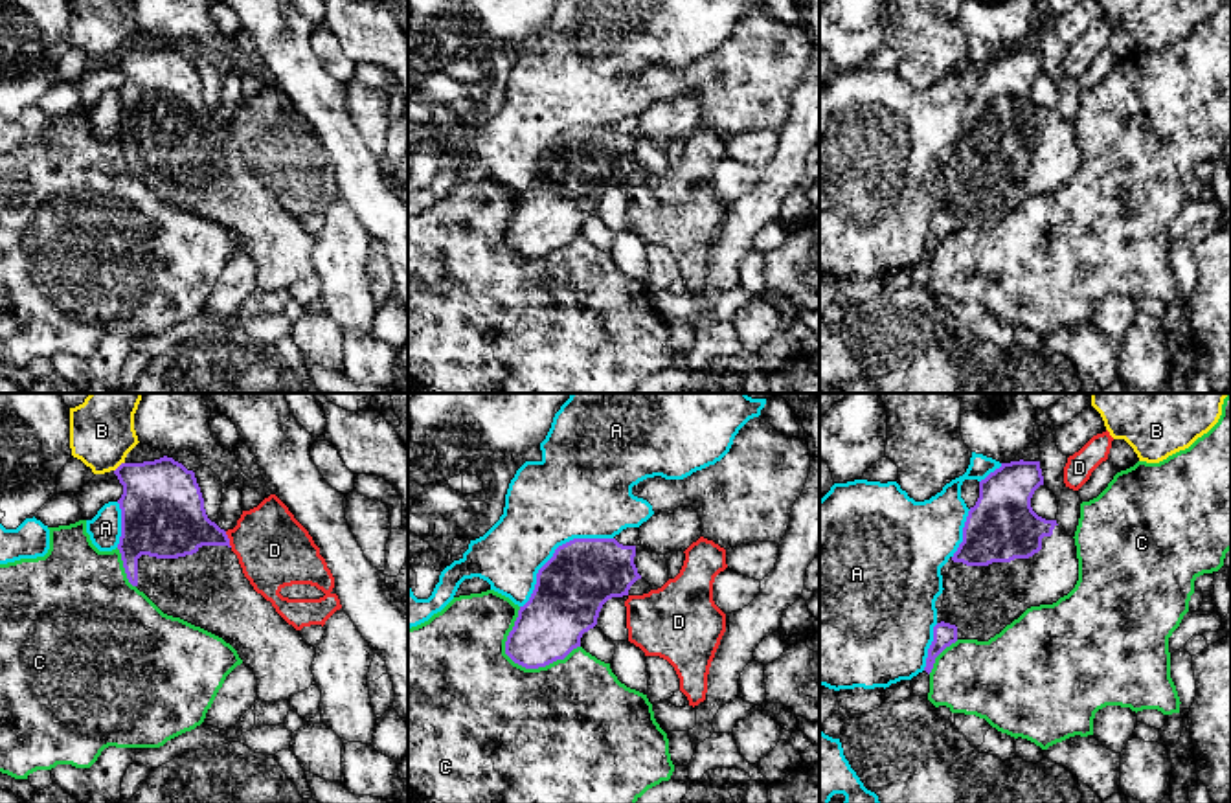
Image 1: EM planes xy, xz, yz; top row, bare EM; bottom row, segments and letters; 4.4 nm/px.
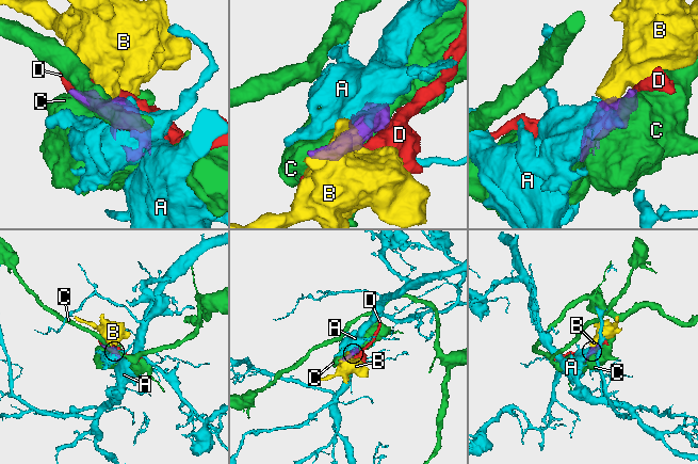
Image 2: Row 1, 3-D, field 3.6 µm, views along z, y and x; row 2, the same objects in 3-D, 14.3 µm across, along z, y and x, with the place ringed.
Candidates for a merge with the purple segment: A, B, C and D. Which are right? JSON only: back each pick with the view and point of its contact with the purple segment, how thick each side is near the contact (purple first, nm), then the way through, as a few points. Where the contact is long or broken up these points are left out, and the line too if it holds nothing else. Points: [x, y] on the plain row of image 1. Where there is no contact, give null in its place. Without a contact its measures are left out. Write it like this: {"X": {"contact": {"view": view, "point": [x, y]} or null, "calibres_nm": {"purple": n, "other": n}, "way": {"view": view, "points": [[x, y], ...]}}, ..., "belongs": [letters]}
{"belongs": []}

